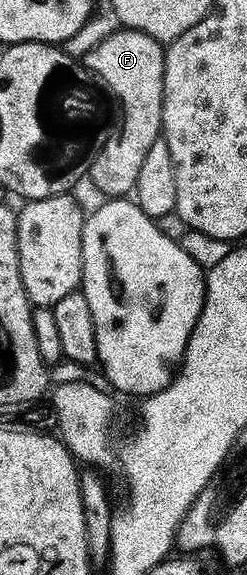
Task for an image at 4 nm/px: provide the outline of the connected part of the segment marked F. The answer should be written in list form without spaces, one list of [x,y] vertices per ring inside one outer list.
[[[121,27],[98,46],[94,46],[85,54],[82,63],[89,72],[92,72],[103,83],[105,89],[113,97],[120,99],[124,107],[124,125],[120,128],[120,136],[109,135],[100,147],[100,153],[92,159],[90,181],[103,195],[108,198],[124,198],[135,189],[138,182],[138,170],[142,167],[150,146],[162,136],[162,102],[164,101],[164,54],[166,48],[159,40],[150,38],[150,34],[142,34],[133,28]]]

